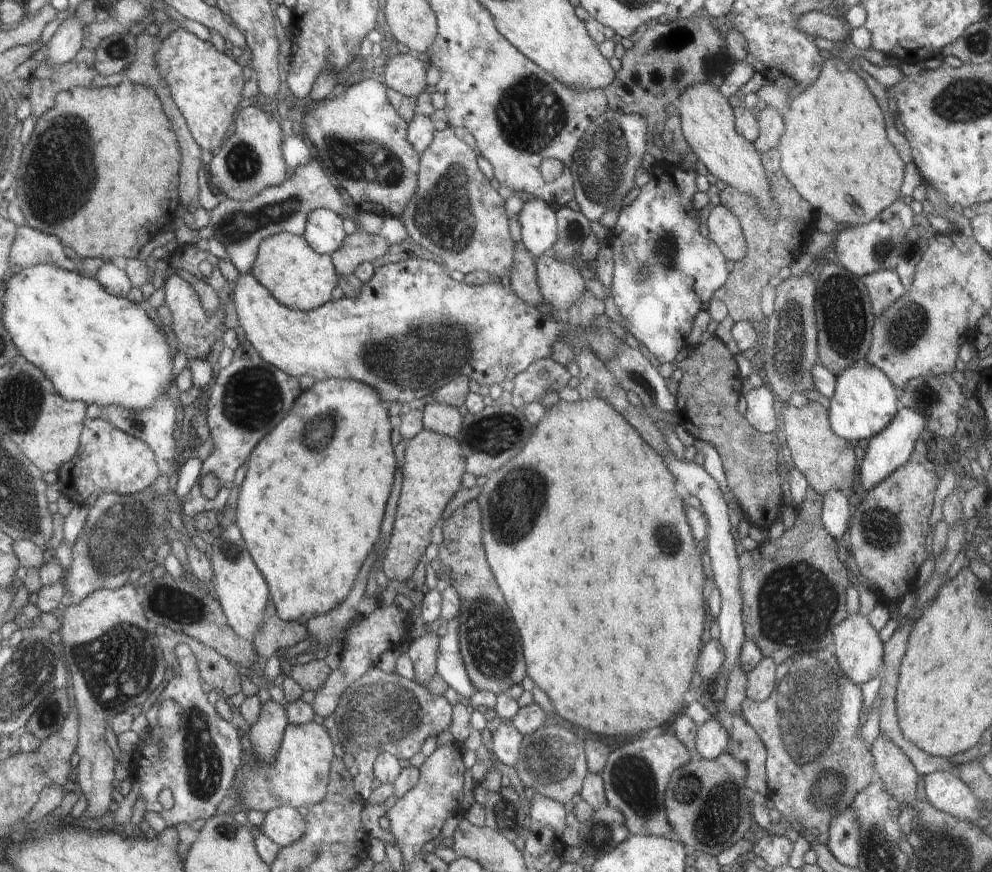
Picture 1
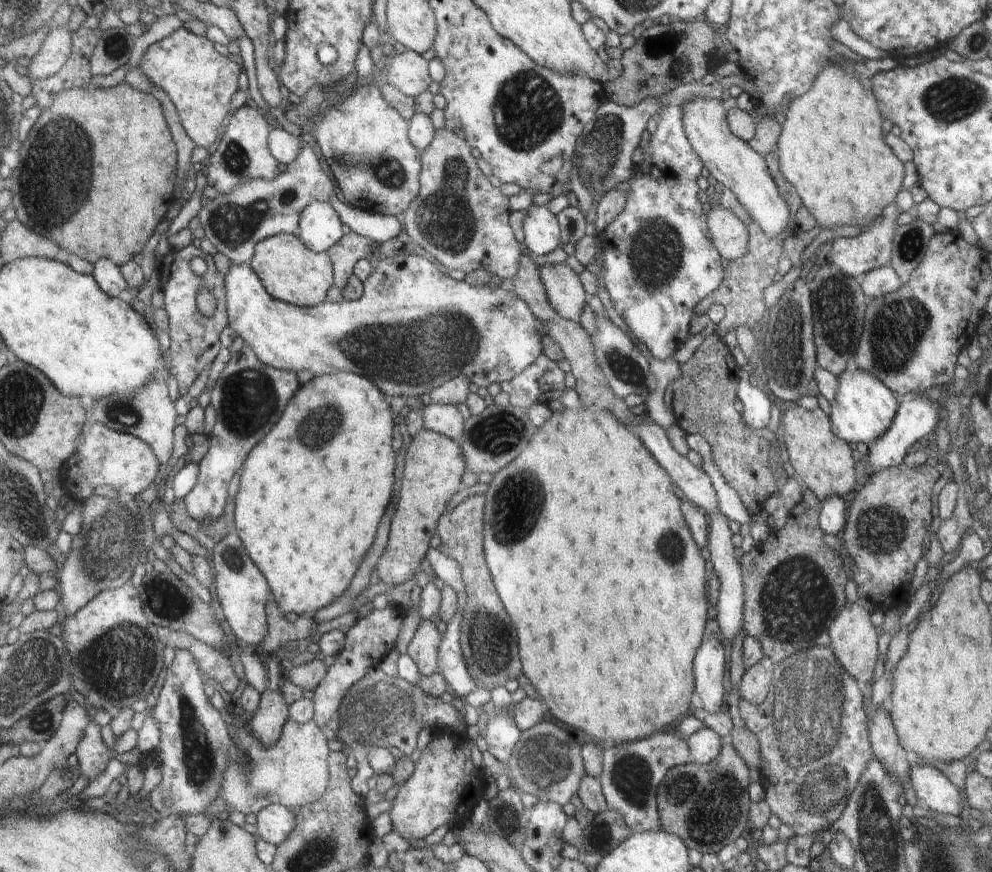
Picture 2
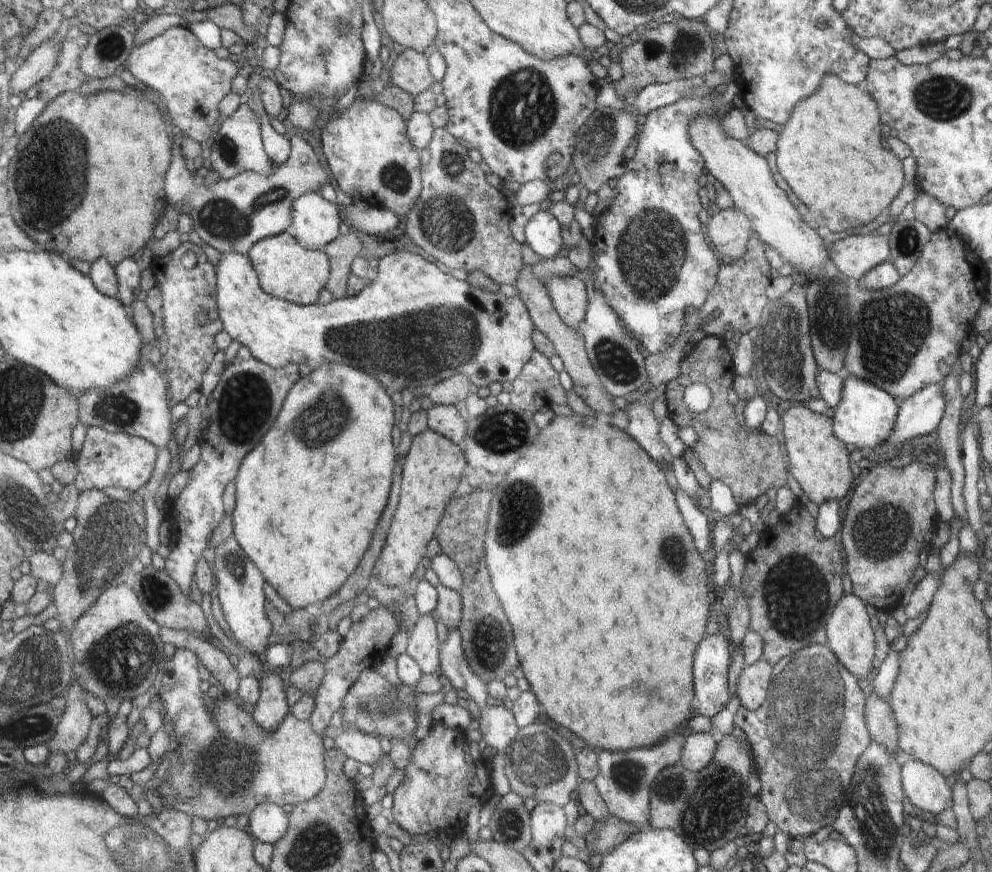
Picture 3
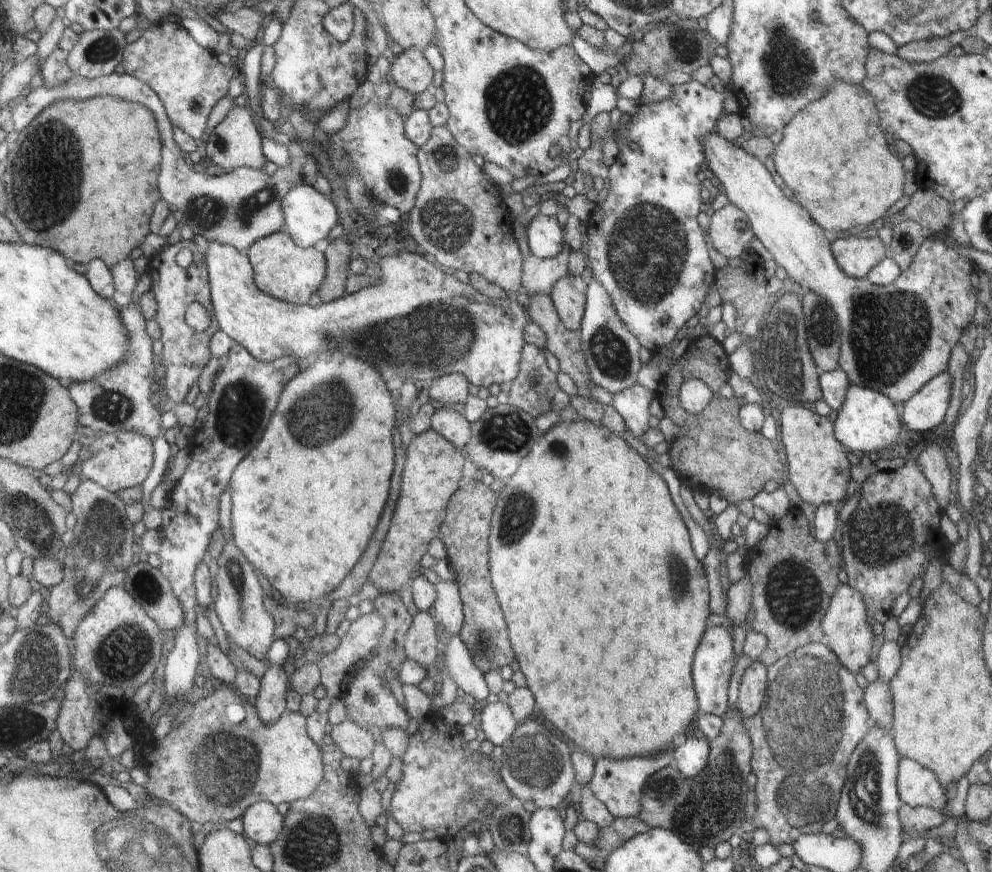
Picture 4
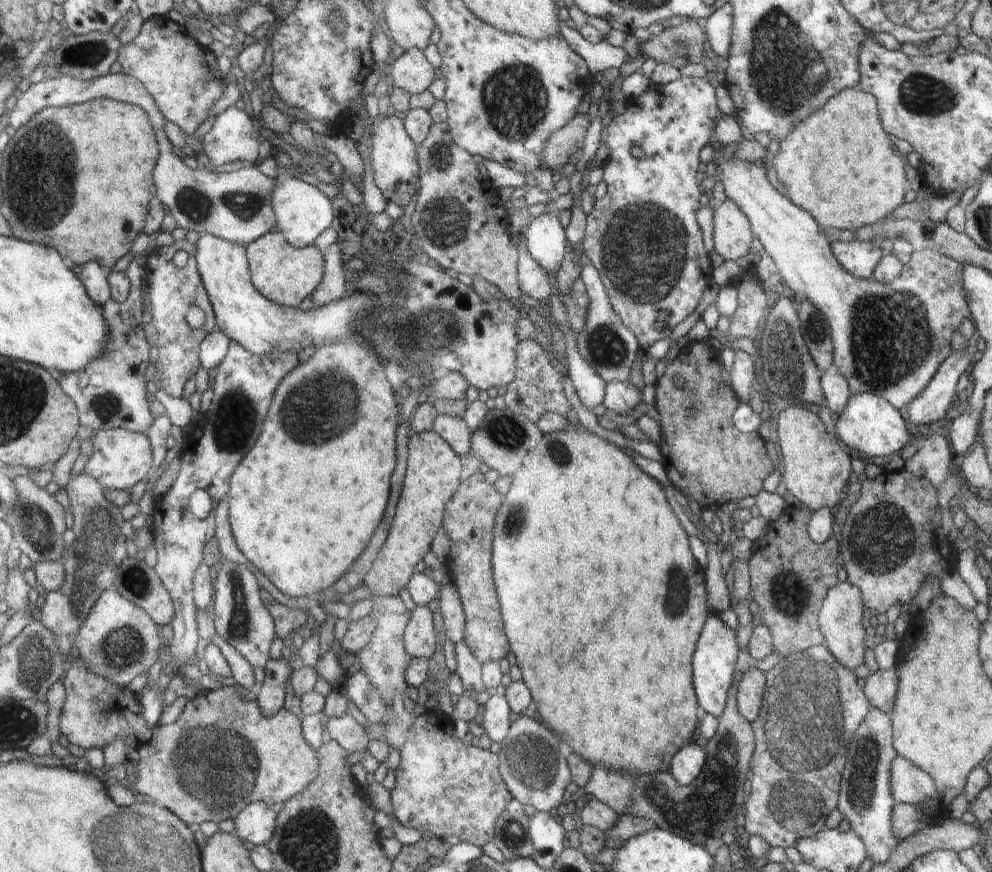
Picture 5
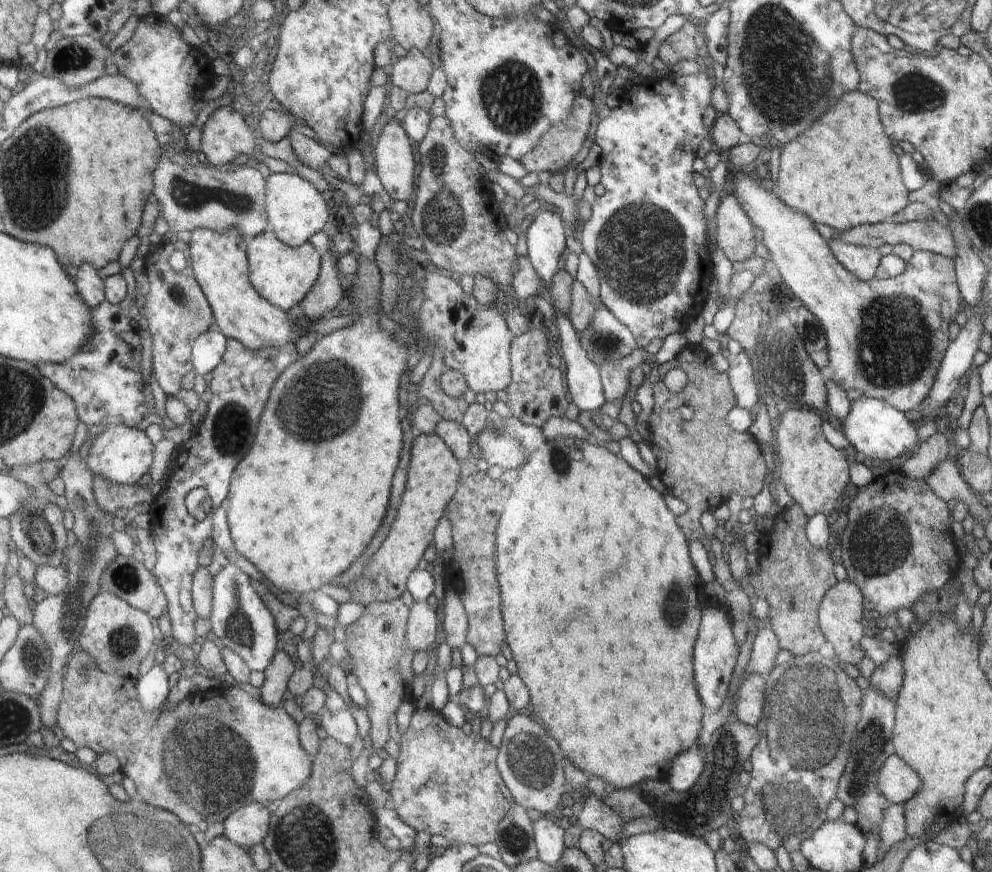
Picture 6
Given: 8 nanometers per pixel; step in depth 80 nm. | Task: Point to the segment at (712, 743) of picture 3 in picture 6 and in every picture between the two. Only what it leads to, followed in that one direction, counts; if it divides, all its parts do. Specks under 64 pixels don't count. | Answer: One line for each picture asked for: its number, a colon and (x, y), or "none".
4: (691, 757)
5: (686, 767)
6: (683, 775)

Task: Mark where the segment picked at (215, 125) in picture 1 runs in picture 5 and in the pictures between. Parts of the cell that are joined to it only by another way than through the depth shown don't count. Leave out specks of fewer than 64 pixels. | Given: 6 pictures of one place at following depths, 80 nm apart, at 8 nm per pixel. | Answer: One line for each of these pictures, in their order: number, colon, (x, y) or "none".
2: (200, 82)
3: (191, 80)
4: (187, 78)
5: (183, 78)

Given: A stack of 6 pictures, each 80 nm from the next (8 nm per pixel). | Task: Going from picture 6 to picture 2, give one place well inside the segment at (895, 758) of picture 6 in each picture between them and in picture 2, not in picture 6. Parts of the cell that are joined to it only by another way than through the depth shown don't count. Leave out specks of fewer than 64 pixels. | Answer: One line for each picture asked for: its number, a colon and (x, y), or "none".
2: (934, 789)
3: (923, 785)
4: (918, 786)
5: (908, 784)

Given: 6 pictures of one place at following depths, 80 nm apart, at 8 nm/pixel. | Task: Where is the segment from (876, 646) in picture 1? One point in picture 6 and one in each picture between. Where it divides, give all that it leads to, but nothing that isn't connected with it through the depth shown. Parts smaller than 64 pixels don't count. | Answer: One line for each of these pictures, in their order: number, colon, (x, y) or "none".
2: (854, 642)
3: (850, 637)
4: (844, 623)
5: (841, 617)
6: (840, 613)

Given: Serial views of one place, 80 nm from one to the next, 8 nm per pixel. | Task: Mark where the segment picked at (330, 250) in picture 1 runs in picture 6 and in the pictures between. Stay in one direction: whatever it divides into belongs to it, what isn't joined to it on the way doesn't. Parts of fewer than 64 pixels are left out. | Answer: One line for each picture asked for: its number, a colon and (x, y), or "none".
2: (320, 228)
3: (315, 223)
4: (308, 217)
5: (302, 212)
6: (295, 209)

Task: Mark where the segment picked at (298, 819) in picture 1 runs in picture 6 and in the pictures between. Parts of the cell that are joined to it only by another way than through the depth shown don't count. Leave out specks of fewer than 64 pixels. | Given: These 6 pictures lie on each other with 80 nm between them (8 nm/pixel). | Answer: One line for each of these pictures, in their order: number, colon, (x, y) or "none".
2: (275, 822)
3: (268, 822)
4: (263, 822)
5: (255, 825)
6: (247, 826)

